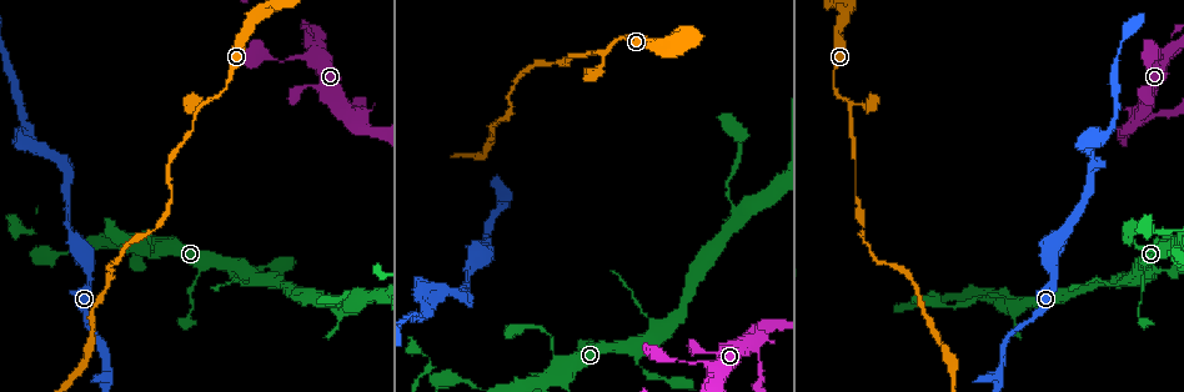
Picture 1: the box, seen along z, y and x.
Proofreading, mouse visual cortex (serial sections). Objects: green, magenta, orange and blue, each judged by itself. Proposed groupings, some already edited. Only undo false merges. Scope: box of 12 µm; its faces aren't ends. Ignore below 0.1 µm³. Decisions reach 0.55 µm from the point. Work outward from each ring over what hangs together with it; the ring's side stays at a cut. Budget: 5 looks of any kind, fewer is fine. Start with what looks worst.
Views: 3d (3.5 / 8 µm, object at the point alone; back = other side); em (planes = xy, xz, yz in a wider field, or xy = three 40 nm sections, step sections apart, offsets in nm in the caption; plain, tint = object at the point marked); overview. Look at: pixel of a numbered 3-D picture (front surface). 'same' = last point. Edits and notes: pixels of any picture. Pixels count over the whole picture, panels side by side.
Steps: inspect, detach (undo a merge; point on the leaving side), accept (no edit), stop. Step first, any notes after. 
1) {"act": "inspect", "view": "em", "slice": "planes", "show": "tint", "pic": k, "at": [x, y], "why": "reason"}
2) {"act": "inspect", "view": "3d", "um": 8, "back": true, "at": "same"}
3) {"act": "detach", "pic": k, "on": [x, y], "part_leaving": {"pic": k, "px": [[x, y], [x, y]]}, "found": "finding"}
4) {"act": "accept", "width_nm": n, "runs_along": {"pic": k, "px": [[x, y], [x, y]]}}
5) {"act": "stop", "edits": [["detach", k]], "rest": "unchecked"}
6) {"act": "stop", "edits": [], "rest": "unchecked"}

{"act": "inspect", "view": "3d", "um": 8, "pic": 1, "at": [603, 55]}

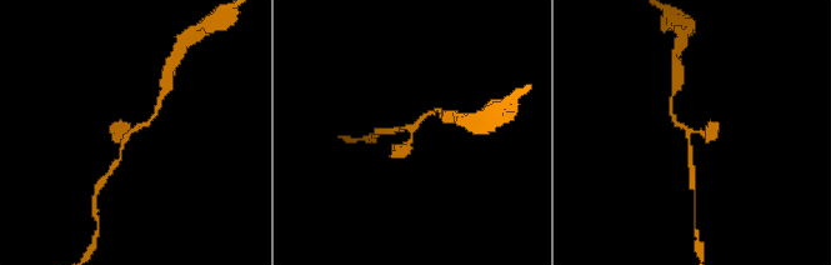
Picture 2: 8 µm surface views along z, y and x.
{"act": "inspect", "view": "em", "slice": "xy", "step": 2, "show": "tint", "pic": 2, "at": [410, 126]}

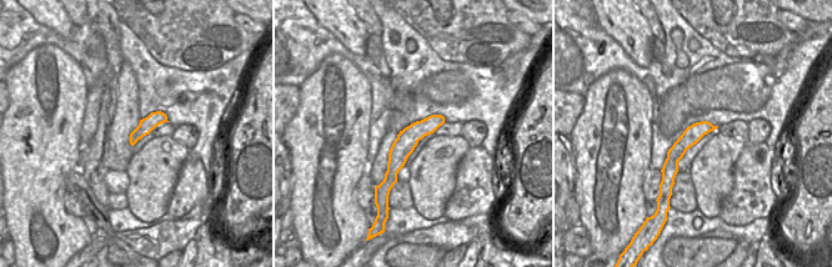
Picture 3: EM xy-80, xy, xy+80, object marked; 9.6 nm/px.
{"act": "accept", "width_nm": 200, "runs_along": {"pic": 3, "px": [[440, 119], [400, 150], [386, 182]]}, "found": "continuous, no second cell"}

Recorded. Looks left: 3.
{"act": "inspect", "view": "3d", "um": 3.5, "pic": 1, "at": [22, 140], "why": "sharp bend"}

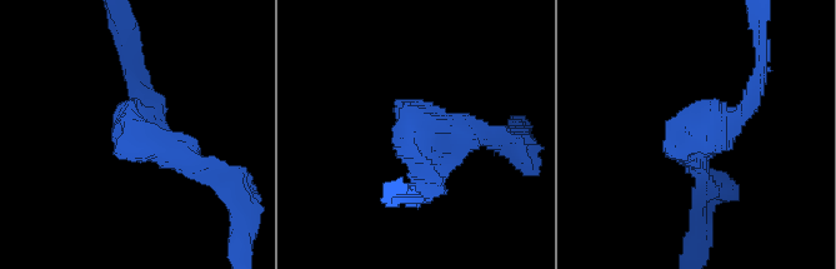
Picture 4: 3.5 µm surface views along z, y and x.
{"act": "inspect", "view": "em", "slice": "xy", "step": 5, "show": "tint", "pic": 4, "at": [139, 137], "arm_widths_nm": [200, 250]}

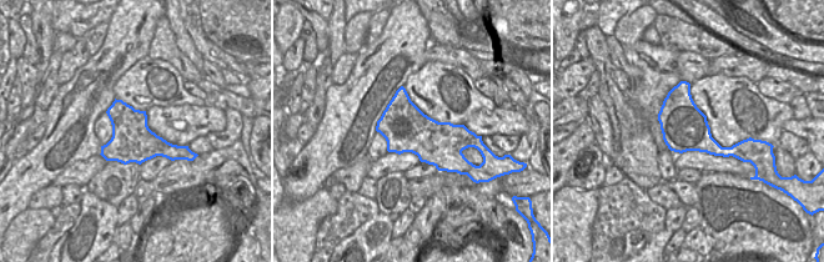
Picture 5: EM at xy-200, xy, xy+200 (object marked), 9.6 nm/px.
{"act": "accept", "runs_along": {"pic": 4, "px": [[209, 175], [135, 133], [143, 91]]}, "found": "all the same cell"}

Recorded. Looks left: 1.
{"act": "stop", "edits": [], "rest": "unchecked"}

